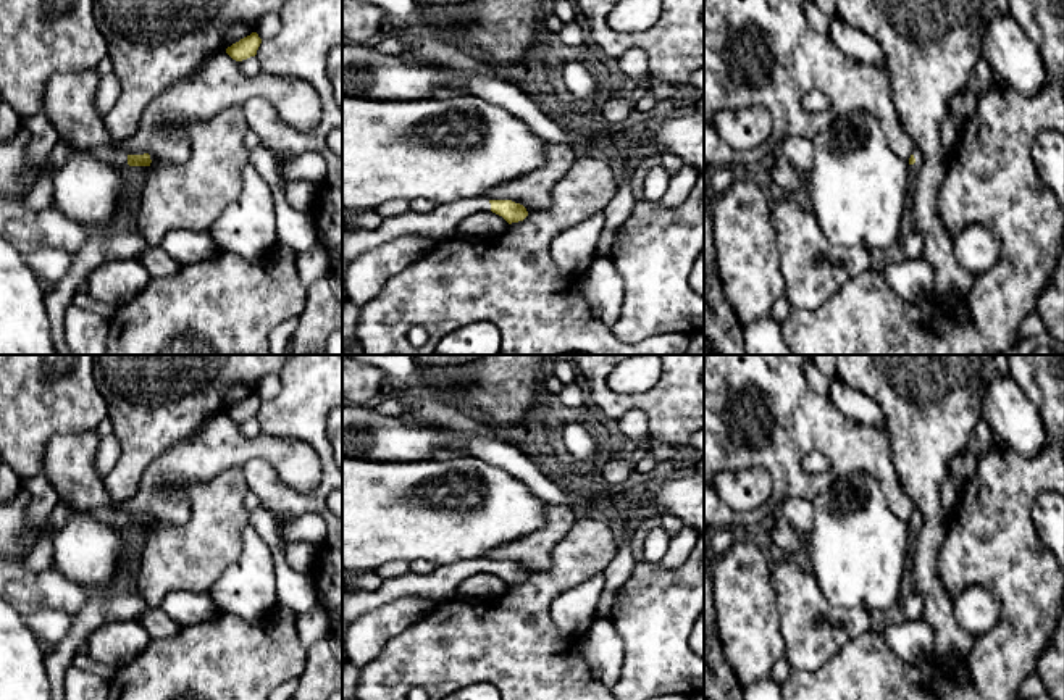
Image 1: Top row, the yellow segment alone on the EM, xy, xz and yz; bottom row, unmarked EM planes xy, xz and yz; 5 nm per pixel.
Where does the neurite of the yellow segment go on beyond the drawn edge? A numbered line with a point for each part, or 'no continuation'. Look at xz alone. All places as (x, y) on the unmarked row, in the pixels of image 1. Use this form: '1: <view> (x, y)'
1: xz (441, 584)

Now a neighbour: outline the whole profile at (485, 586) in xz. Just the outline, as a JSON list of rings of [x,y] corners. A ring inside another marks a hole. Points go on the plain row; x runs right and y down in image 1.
[[[478,573],[465,579],[457,589],[459,600],[496,600],[507,594],[509,584],[492,574]]]

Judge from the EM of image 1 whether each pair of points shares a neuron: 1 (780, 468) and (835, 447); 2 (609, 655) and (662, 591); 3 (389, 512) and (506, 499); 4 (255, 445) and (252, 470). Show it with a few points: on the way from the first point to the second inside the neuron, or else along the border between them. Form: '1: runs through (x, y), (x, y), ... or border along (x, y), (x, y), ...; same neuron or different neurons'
1: runs through (793, 455), (804, 444), (822, 444); same neuron
2: border along (607, 618), (622, 641), (620, 676); different neurons
3: runs through (418, 521), (477, 521); same neuron
4: border along (241, 466), (255, 457), (263, 457), (283, 483); different neurons

